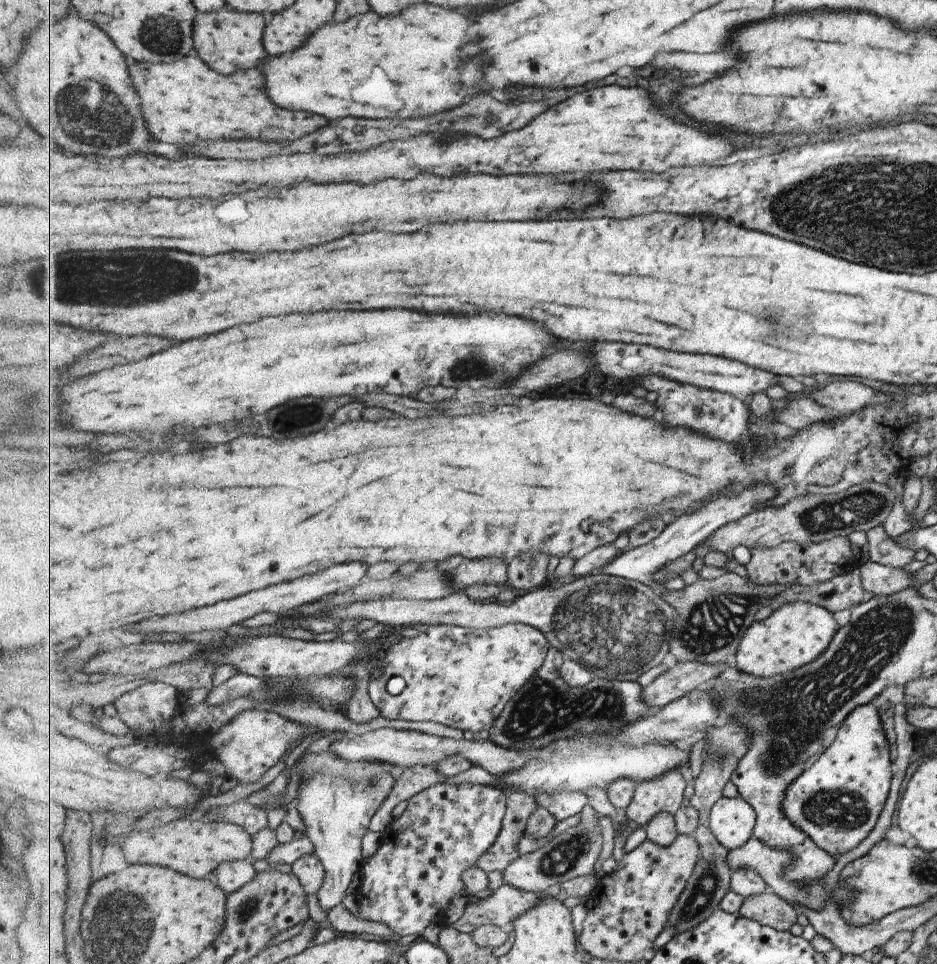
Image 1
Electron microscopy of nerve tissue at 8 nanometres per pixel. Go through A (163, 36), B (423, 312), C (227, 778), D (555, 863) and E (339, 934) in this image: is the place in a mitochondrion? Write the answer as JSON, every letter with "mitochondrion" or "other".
{"A":"mitochondrion","B":"other","C":"other","D":"mitochondrion","E":"other"}

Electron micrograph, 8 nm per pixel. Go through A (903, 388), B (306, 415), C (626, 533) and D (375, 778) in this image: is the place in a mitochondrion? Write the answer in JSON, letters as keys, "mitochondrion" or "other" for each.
{"A":"other","B":"mitochondrion","C":"other","D":"mitochondrion"}

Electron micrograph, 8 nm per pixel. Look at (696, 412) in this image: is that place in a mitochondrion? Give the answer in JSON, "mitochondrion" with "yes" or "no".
{"mitochondrion":"yes"}

